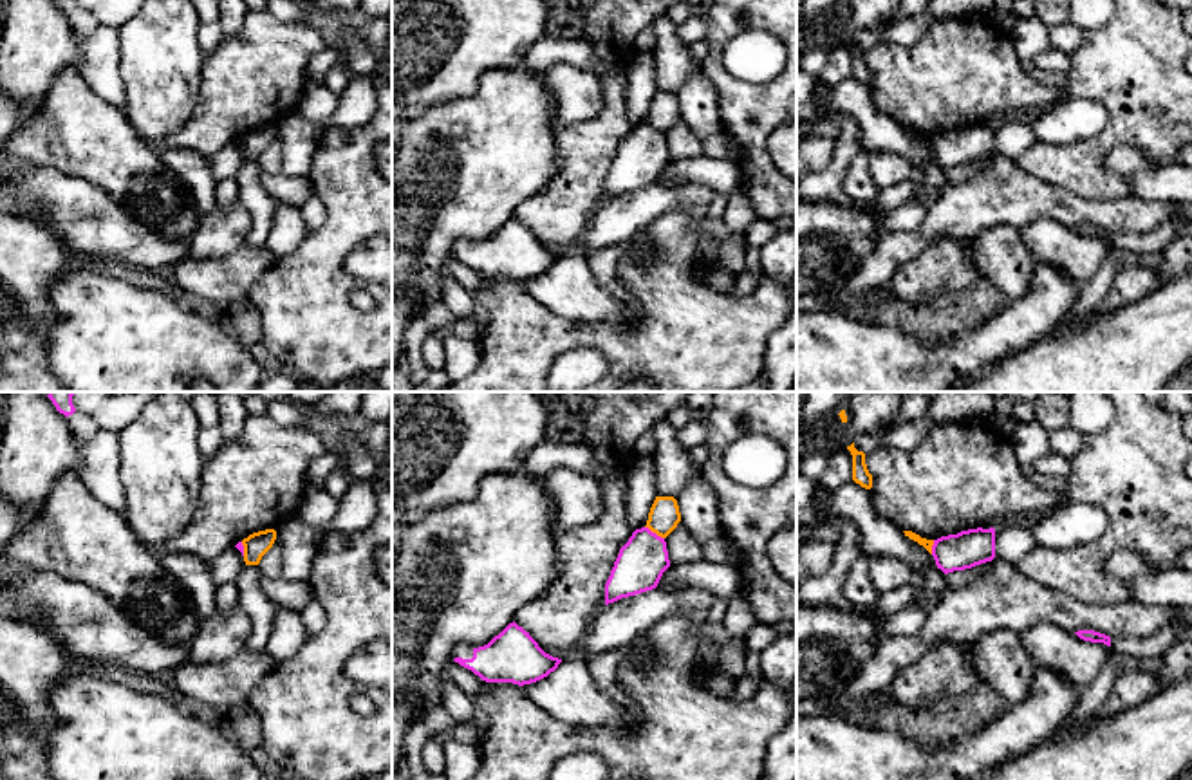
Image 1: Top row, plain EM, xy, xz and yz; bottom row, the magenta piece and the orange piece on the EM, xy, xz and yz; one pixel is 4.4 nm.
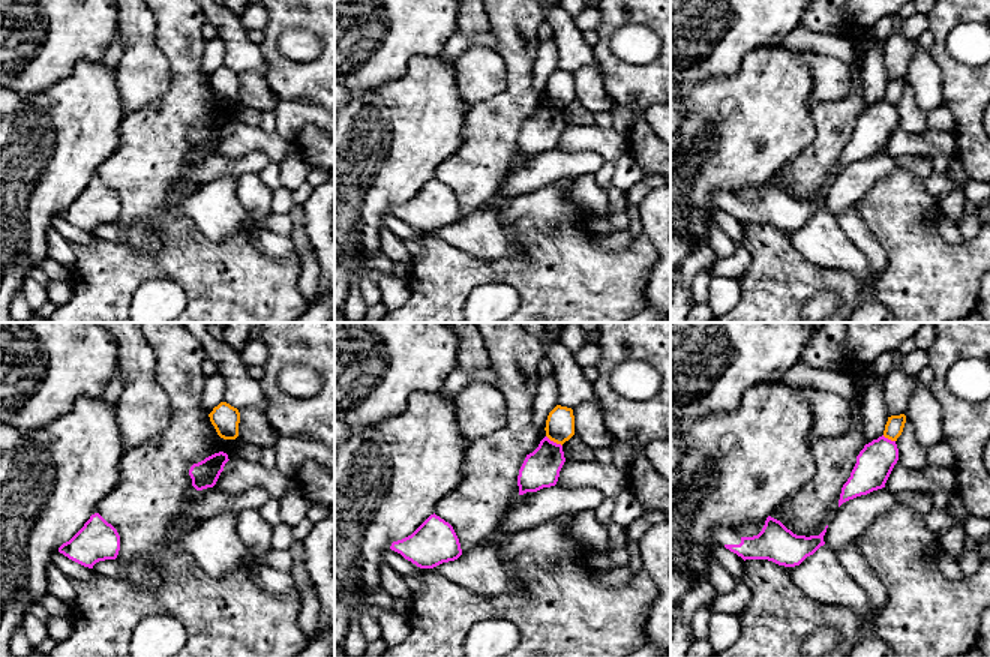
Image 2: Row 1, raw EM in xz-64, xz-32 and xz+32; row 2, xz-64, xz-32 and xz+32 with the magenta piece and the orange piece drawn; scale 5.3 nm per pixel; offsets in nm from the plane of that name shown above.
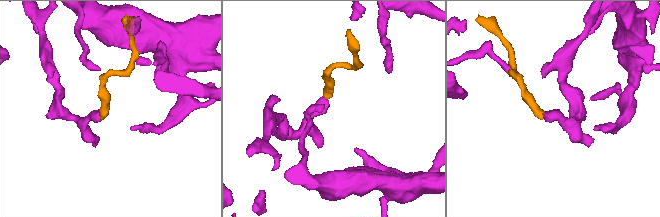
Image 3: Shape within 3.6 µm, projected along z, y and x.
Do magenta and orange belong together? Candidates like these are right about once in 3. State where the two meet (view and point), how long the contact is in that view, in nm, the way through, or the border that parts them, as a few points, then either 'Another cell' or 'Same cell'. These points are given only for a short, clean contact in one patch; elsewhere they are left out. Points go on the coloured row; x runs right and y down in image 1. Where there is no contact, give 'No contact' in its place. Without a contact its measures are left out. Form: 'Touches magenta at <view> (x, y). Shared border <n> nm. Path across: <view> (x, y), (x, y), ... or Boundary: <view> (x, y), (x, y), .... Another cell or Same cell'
Touches magenta at xz (654, 533). Shared border 110 nm. Boundary: xz (645, 526), (663, 538). Another cell

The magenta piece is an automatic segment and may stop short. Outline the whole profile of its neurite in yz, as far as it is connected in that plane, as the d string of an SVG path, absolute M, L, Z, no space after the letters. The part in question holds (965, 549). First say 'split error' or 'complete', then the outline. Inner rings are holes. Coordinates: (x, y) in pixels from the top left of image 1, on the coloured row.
complete; M968 529L934 540L932 556L945 574L972 569L995 558L995 529Z

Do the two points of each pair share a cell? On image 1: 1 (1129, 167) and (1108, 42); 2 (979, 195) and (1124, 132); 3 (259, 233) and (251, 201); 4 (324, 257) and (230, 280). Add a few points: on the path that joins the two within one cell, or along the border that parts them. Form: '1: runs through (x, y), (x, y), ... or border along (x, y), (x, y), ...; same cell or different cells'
1: border along (1102, 159), (1117, 147), (1135, 147), (1164, 167); different cells
2: border along (1015, 161), (1023, 170), (1070, 190); different cells
3: runs through (259, 226), (259, 208); same cell
4: border along (277, 259), (246, 295); different cells

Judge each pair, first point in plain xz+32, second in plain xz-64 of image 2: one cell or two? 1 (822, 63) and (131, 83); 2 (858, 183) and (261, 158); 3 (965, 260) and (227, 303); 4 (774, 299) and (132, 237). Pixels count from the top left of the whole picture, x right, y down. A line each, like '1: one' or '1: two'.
1: one
2: one
3: one
4: two

